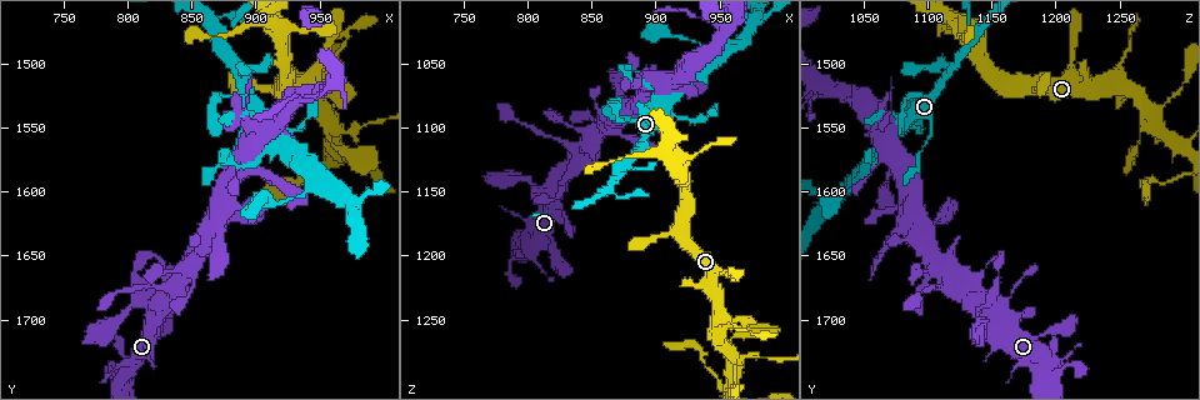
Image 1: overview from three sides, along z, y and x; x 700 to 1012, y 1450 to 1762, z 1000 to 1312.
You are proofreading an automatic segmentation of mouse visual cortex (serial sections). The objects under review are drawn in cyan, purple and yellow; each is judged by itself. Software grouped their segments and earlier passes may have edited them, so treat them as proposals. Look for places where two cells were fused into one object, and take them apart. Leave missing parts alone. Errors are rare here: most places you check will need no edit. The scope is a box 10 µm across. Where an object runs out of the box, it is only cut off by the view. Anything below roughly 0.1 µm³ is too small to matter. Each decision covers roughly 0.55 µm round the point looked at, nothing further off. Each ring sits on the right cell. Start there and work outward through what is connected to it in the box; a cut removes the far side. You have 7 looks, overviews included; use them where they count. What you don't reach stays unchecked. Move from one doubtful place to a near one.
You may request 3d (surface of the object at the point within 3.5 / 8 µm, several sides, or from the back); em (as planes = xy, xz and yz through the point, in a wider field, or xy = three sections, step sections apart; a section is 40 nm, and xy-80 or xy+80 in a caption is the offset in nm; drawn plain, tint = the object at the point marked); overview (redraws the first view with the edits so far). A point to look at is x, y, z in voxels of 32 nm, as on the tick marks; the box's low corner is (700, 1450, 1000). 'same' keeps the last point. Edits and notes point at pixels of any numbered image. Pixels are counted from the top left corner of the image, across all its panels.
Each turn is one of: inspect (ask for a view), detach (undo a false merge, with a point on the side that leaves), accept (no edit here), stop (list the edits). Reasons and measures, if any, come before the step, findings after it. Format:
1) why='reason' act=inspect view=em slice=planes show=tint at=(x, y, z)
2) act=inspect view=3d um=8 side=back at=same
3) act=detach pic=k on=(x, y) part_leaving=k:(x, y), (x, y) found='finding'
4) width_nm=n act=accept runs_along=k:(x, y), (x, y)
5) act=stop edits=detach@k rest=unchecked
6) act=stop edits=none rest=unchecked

why='abrupt turn' act=inspect view=3d um=8 side=back at=(954, 1520, 1028)

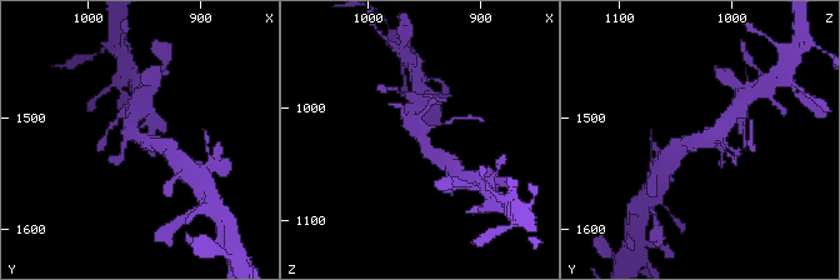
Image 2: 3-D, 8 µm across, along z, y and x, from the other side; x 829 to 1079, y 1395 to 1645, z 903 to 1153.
act=inspect view=3d um=3.5 at=same

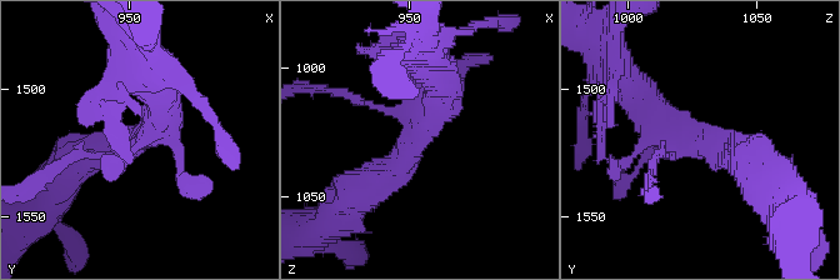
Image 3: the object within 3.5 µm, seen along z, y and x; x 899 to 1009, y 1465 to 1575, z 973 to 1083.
act=accept runs_along=3:(359, 191), (405, 163), (443, 79) found='one cell here'

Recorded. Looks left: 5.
act=inspect view=3d um=3.5 at=(868, 1478, 1136)

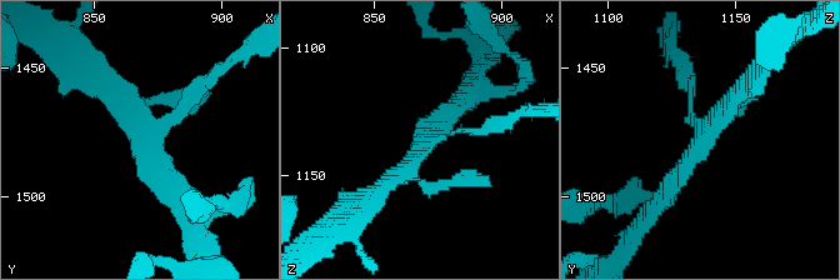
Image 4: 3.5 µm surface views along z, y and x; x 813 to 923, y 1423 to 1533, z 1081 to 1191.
arms=3 arm_widths_nm=100,250,250 act=inspect view=em slice=xy step=3 show=tint at=(870, 1479, 1137)

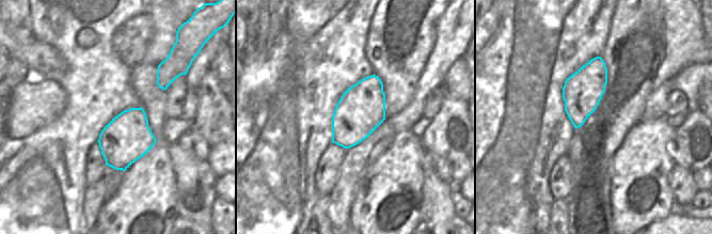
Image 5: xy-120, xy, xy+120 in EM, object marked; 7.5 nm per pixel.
act=accept runs_along=4:(656, 204), (746, 81) found='all the same cell'

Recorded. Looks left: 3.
why='thick turns thin' act=inspect view=3d um=3.5 side=back at=(958, 1546, 1276)

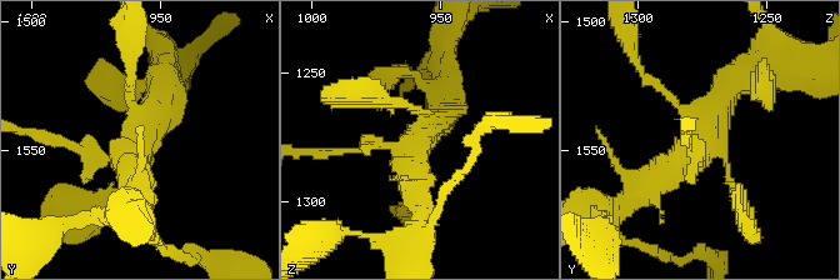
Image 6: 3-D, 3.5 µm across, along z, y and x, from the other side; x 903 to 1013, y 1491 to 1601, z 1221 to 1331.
act=inspect view=em slice=xy step=2 show=tint at=(959, 1544, 1276)

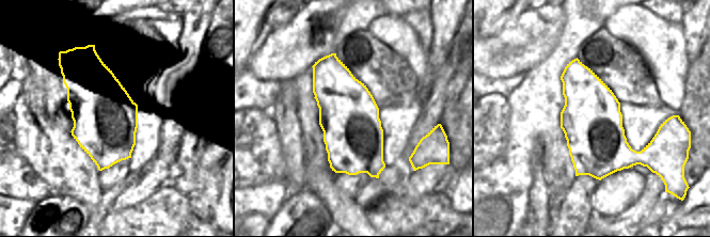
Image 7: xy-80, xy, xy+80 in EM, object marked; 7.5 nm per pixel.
act=accept runs_along=6:(745, 76), (643, 188) found='continuous, no second cell'

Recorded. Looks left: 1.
act=stop edits=none rest=unchecked

